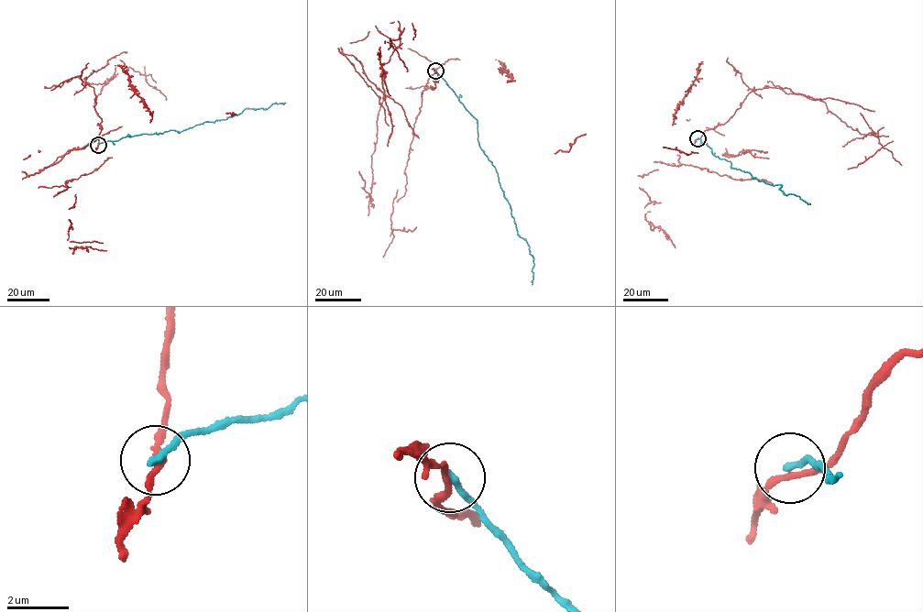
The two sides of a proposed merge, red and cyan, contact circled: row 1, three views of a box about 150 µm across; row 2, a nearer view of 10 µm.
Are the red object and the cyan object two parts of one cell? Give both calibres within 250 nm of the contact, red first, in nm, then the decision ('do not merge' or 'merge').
190 nm thick on the red side, 220 nm on the other; do not merge

